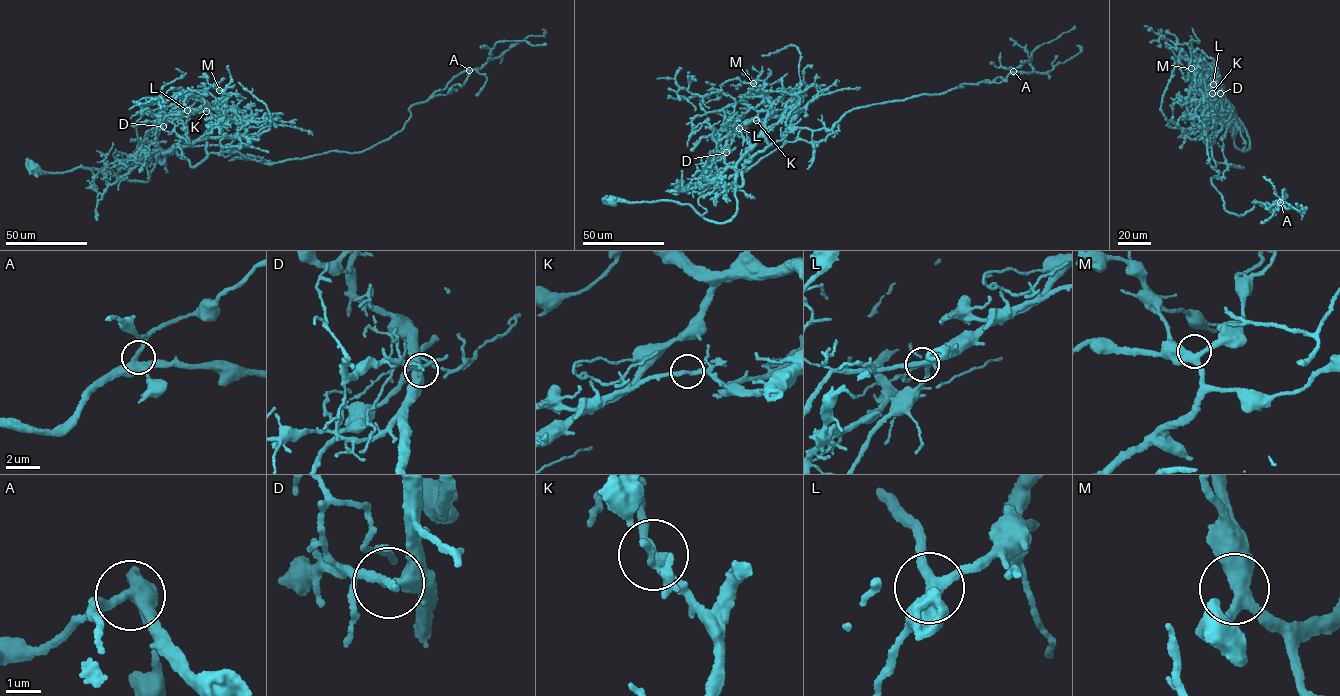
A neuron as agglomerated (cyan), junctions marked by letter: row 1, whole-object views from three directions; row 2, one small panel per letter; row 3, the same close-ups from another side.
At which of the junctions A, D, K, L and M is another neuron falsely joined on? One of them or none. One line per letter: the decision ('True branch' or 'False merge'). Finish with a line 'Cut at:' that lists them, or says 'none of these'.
A: True branch
D: True branch
K: True branch
L: True branch
M: True branch
Cut at: none of these

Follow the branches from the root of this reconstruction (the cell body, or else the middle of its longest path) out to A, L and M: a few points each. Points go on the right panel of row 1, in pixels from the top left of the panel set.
A: (1200, 69), (1250, 142), (1236, 147), (1226, 121), (1210, 142), (1224, 208), (1239, 217), (1255, 200), (1280, 202)
L: (1200, 69), (1245, 127), (1246, 151), (1236, 147), (1233, 126), (1223, 117), (1223, 84), (1213, 84)
M: (1200, 69), (1245, 127), (1246, 151), (1235, 145), (1233, 126), (1209, 118), (1199, 66), (1191, 68)

